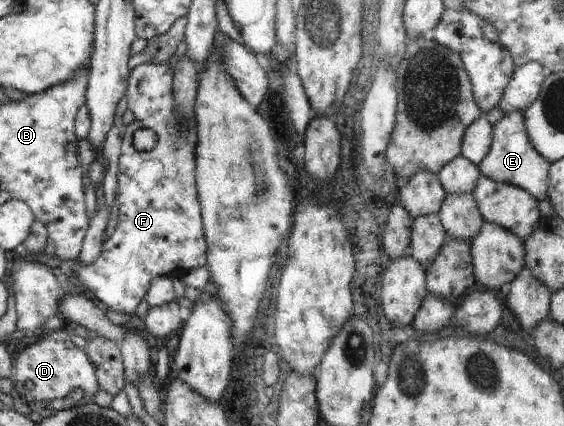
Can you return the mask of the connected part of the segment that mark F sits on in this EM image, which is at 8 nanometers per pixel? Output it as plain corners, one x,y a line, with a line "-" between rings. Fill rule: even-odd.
169,64
137,65
135,68
132,68
129,73
125,95
127,108
132,111
135,118
131,124
127,125
126,132
121,135
122,145
121,155
119,157
118,185
116,190
116,201
118,201
118,223
114,229
114,233
110,235
108,240
103,242
103,250
100,252
98,259
96,259
91,266
83,266
79,263
79,259
76,259
76,262
79,264
76,271
78,279
80,279
84,286
92,291
92,293
94,293
94,295
104,303
104,305
107,305
111,309
114,317
116,313
128,313
128,315
130,315
130,313
135,313
138,304
147,294
152,278
155,278
156,276
173,277
178,273
180,275
185,275
190,270
207,267
207,241
204,237
201,205
195,186
195,149
197,146
196,127
195,125
189,126
185,117
177,110
177,103
174,101
175,97
173,96
173,69
-
144,127
153,129
154,133
159,137
158,143
149,152
138,151
132,143
132,134
136,129
144,129

